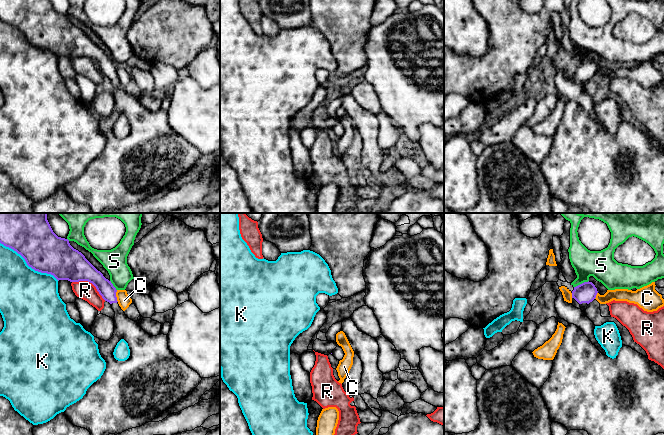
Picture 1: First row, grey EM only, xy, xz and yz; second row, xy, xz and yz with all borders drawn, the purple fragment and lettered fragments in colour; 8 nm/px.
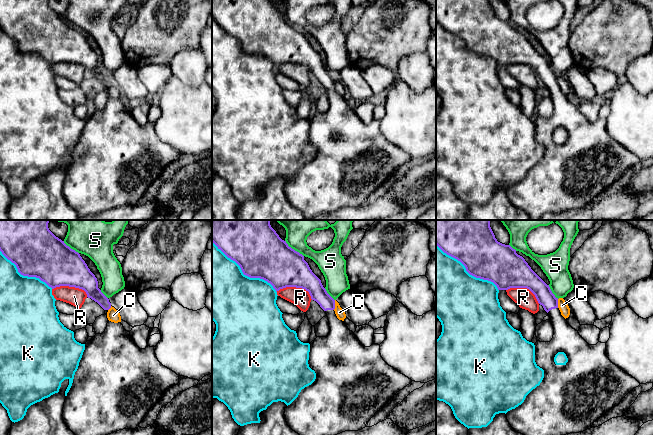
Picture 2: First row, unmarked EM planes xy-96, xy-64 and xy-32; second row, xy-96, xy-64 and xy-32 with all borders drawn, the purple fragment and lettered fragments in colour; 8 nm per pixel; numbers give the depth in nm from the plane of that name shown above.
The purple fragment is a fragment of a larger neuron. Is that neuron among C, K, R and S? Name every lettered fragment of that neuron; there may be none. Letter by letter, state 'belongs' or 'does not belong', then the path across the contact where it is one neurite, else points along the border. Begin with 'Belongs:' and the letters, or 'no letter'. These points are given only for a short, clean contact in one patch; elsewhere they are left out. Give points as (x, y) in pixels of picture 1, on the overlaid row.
Belongs: no letter
C: does not belong; border along xy (116, 290), (116, 299), (118, 301)
K: does not belong
R: does not belong
S: does not belong

